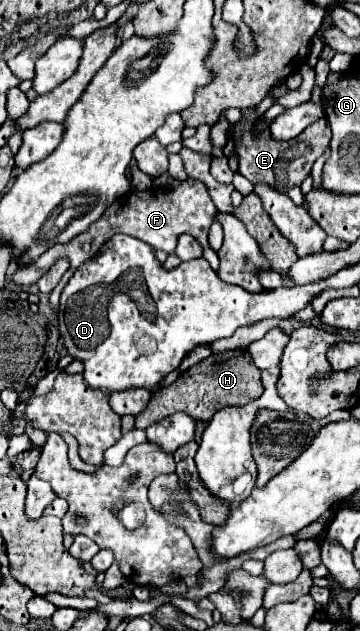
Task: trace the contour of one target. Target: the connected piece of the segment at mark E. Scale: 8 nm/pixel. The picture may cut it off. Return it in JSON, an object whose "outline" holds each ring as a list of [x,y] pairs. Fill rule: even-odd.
{"outline":[[[247,109],[247,111],[243,111],[243,119],[229,129],[229,133],[233,133],[235,149],[239,155],[239,173],[245,175],[251,183],[265,181],[273,189],[287,193],[287,189],[291,189],[293,185],[303,183],[303,179],[311,173],[311,165],[315,163],[315,159],[319,155],[323,155],[325,149],[329,147],[329,141],[331,141],[329,123],[323,117],[317,123],[309,125],[299,137],[289,139],[289,141],[275,141],[275,139],[271,139],[269,131],[263,131],[259,137],[255,137],[255,135],[251,135],[251,131],[247,131],[247,125],[253,125],[257,119],[259,119],[259,115],[255,115],[253,109]]]}

